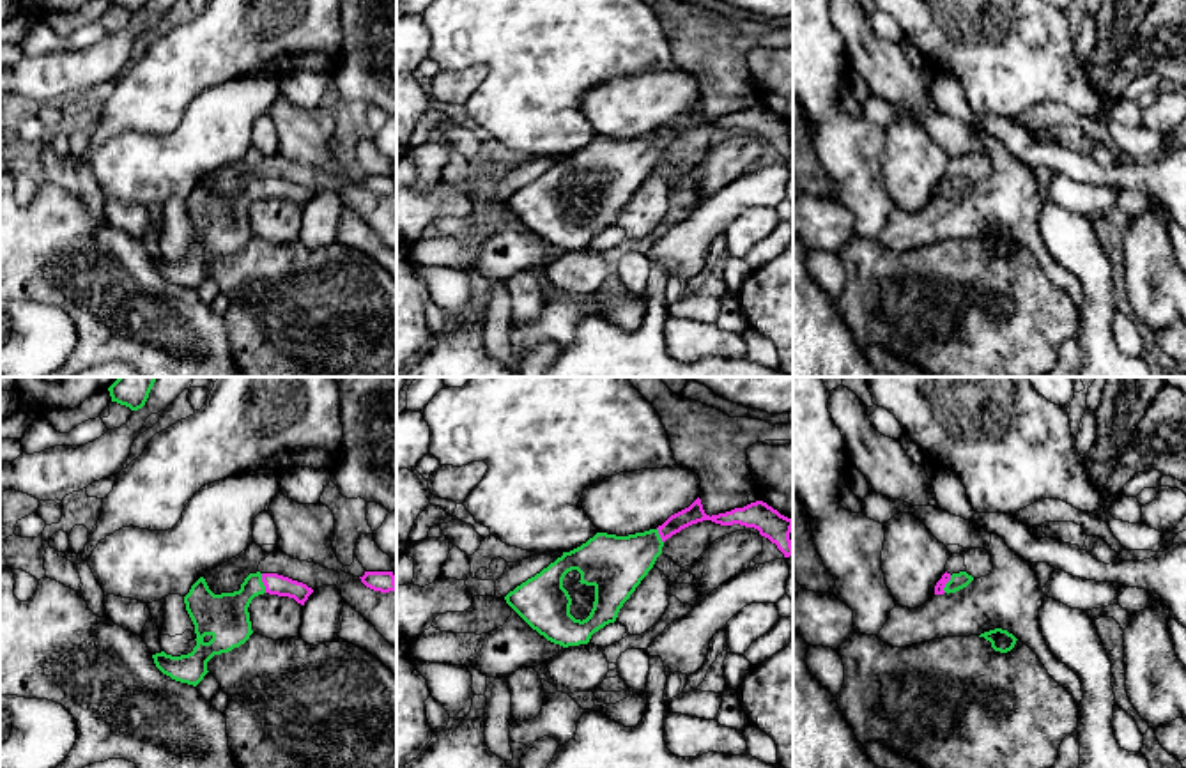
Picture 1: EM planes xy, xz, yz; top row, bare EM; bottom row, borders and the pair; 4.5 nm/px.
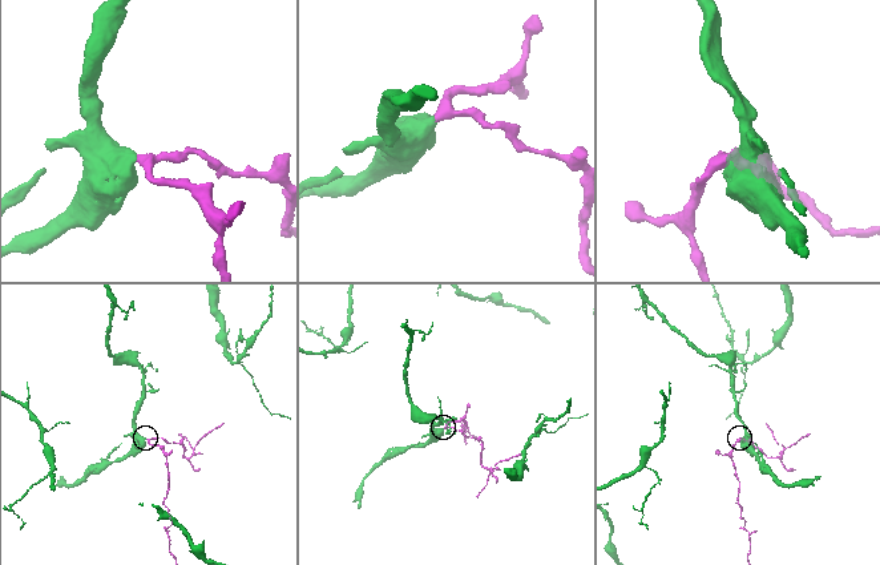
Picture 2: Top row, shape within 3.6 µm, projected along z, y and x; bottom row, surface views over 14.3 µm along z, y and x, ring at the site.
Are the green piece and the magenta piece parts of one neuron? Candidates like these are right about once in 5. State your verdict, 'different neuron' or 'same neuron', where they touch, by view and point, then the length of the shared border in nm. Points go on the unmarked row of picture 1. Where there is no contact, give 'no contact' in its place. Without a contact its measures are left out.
same neuron; meets green in xy at (262, 186); contact 90 nm long

